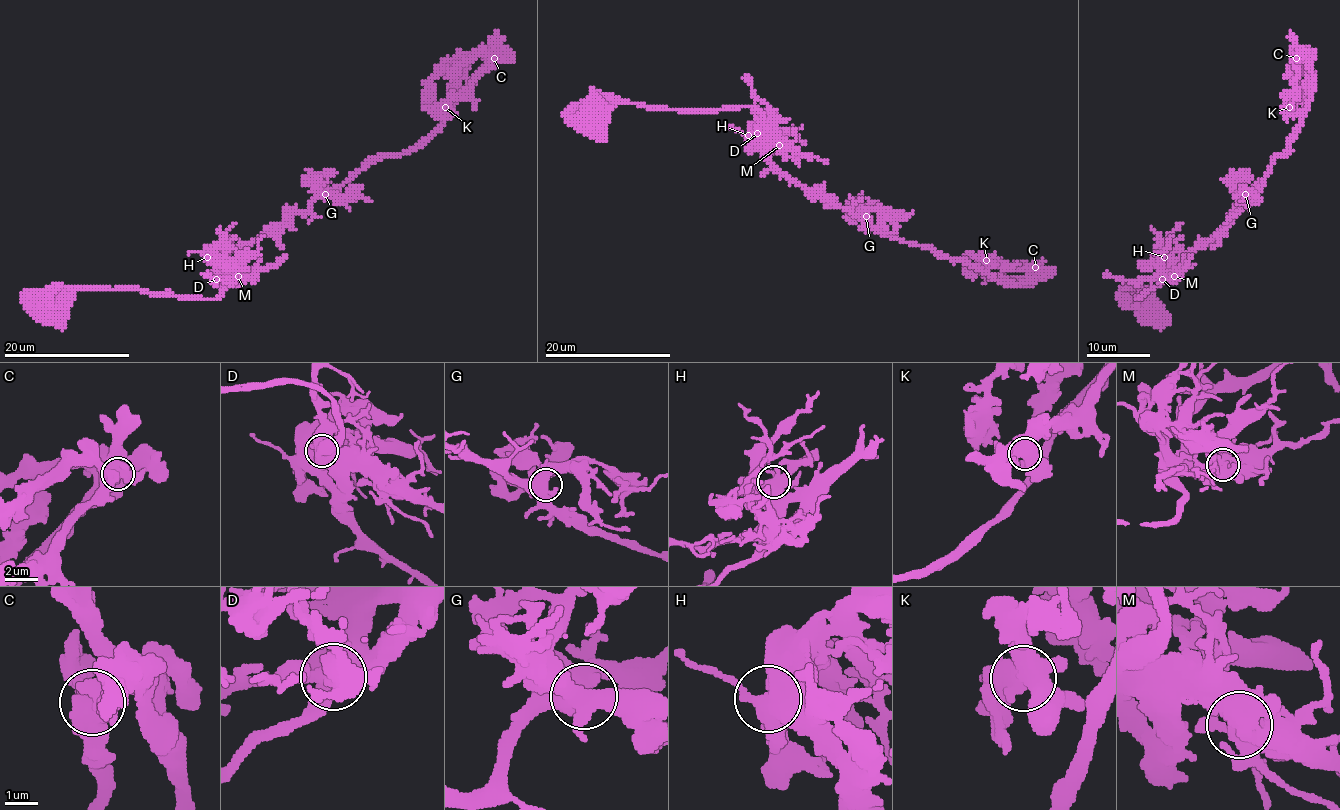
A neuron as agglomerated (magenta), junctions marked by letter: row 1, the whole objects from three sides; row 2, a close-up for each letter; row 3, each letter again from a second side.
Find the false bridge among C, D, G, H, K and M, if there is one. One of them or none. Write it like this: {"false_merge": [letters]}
{"false_merge": []}

